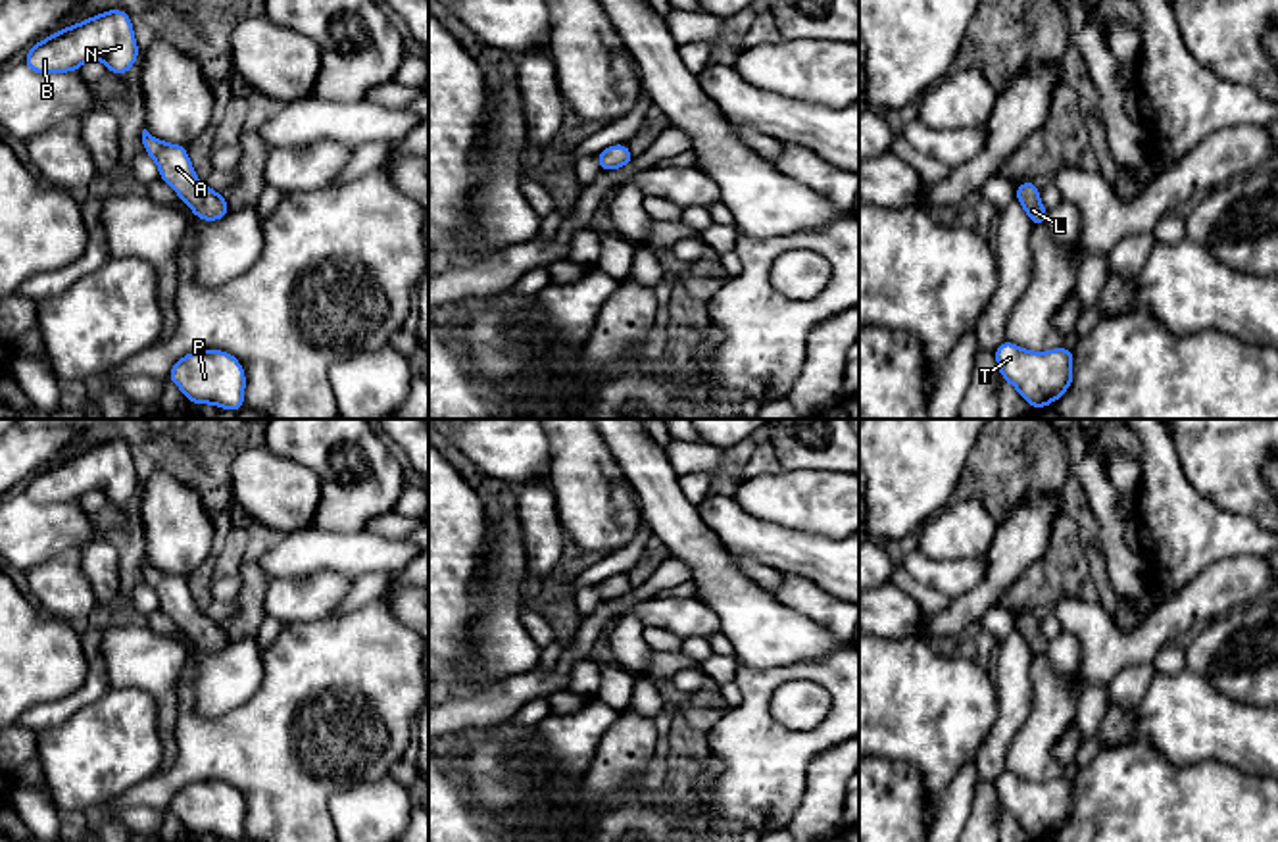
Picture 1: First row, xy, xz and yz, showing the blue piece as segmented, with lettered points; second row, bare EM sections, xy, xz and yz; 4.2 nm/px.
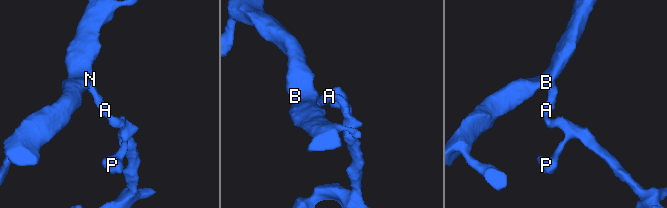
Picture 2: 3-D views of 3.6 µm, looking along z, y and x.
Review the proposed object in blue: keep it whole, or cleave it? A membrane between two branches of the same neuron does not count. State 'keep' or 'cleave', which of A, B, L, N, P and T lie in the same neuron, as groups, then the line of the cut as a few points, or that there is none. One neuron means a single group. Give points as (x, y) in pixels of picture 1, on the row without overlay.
keep; groups A B L N P T; cut none

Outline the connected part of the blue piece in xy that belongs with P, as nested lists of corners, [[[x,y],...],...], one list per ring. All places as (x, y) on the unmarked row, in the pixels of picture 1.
[[[190,782],[171,798],[167,809],[183,821],[190,834],[213,834],[231,842],[244,836],[246,805],[229,782]]]

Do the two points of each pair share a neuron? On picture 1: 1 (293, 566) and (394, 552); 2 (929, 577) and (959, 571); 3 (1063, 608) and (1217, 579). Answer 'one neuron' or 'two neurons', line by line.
1: one neuron
2: one neuron
3: one neuron

